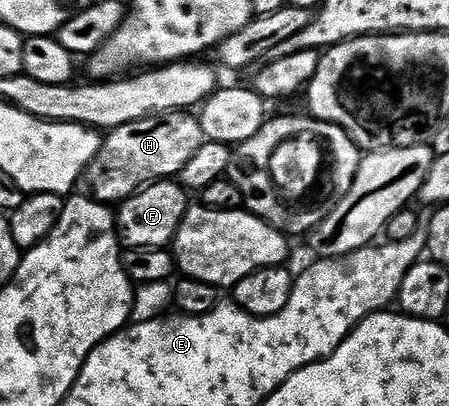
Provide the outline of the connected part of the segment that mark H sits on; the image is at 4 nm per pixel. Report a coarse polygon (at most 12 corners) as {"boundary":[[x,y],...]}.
{"boundary":[[155,114],[108,131],[87,171],[120,204],[180,175],[200,117]]}

